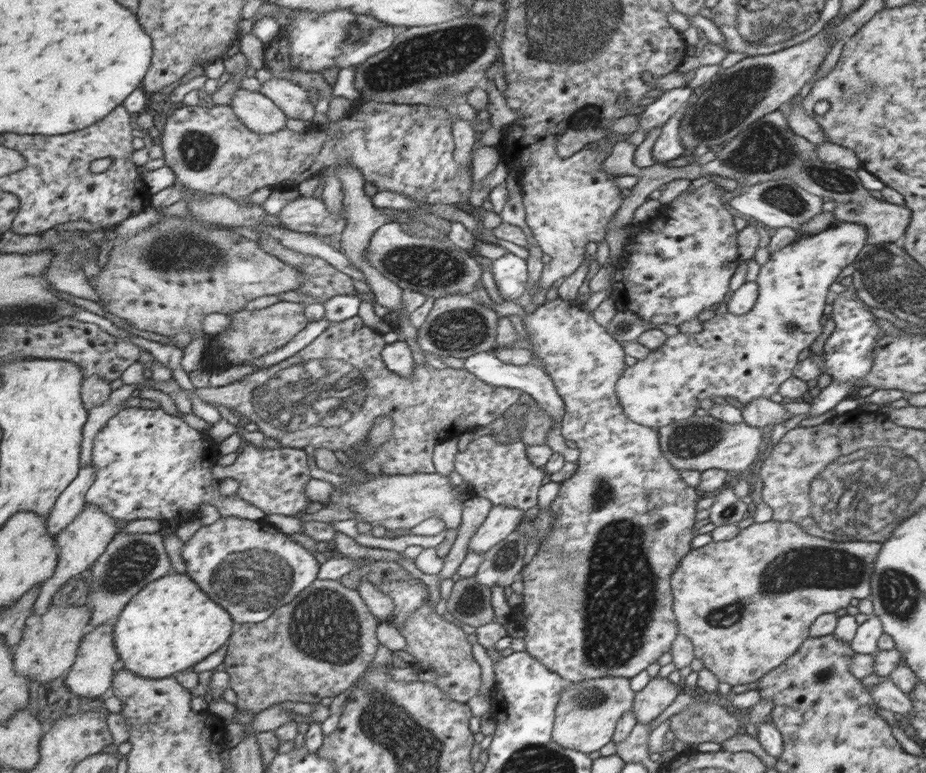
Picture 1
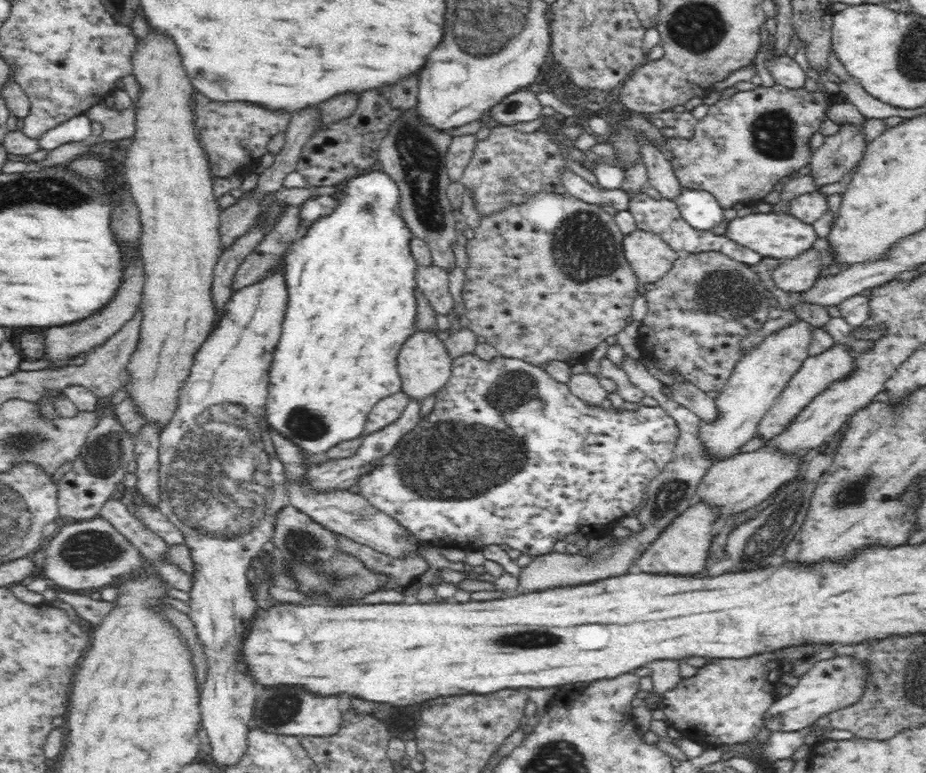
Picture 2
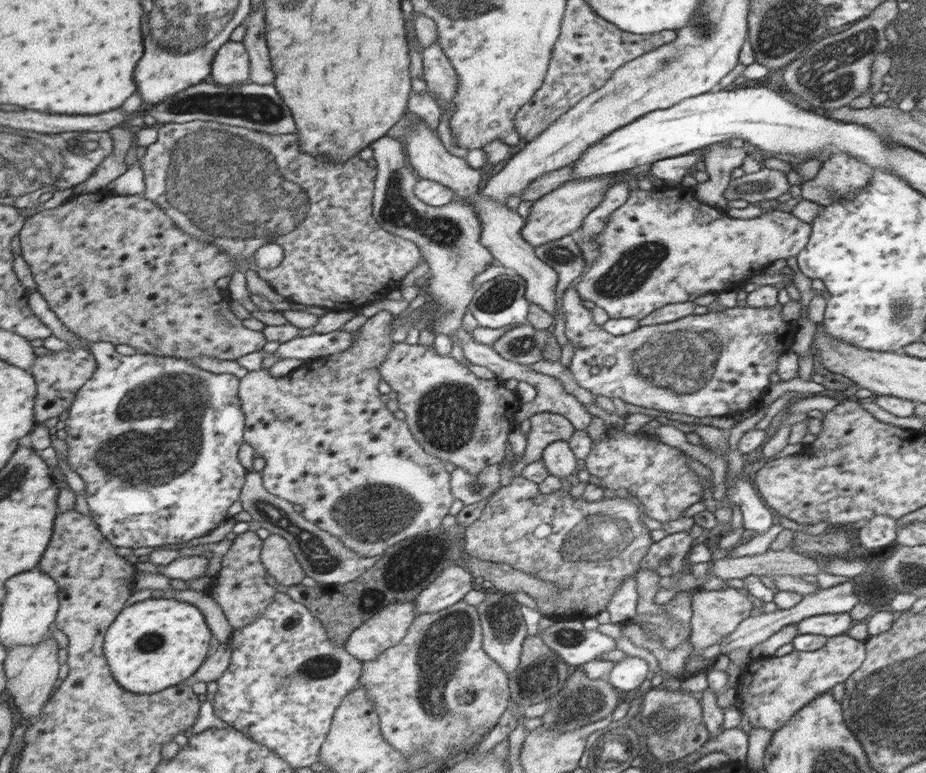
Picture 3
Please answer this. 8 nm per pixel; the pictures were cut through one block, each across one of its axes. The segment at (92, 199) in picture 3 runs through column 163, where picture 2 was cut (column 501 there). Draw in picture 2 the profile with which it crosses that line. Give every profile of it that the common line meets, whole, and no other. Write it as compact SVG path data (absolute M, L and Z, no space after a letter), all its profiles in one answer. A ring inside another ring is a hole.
M542 191L524 203L510 203L500 211L482 214L480 225L473 232L474 238L469 240L465 246L468 268L464 270L465 283L461 293L466 306L464 316L470 320L469 328L477 336L484 336L485 342L494 346L502 357L521 359L542 367L550 360L565 361L584 352L592 352L597 344L604 342L608 336L617 335L628 325L639 282L624 256L623 238L625 235L616 225L614 216L604 211L601 205L584 202L566 193L561 195Z

